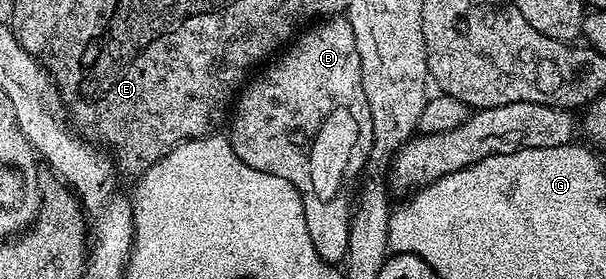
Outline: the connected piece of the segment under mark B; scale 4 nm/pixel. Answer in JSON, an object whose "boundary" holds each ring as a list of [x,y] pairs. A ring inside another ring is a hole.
{"boundary":[[[348,16],[331,17],[309,28],[276,58],[278,61],[262,77],[254,76],[240,90],[227,136],[235,155],[239,155],[247,167],[279,175],[279,179],[287,179],[296,187],[303,203],[307,231],[311,231],[311,243],[315,243],[315,251],[319,251],[324,261],[341,263],[349,256],[351,197],[345,192],[357,169],[364,170],[369,159],[373,142],[371,107],[367,107],[359,47],[355,47],[355,31]]]}

